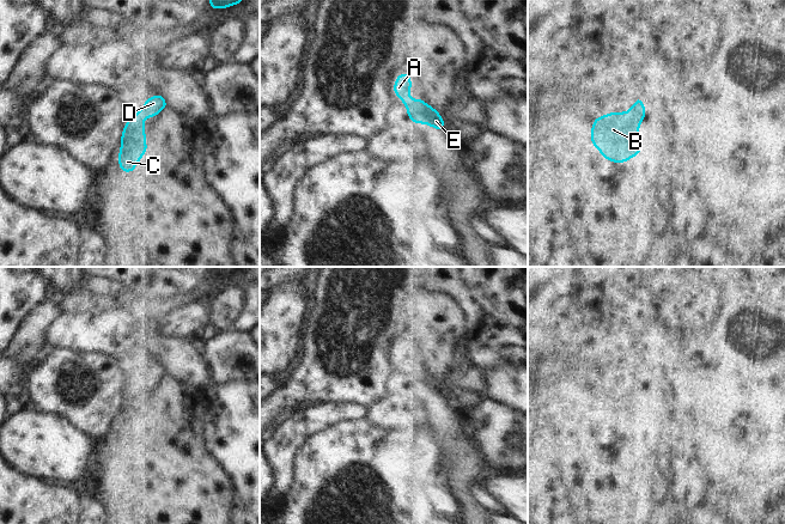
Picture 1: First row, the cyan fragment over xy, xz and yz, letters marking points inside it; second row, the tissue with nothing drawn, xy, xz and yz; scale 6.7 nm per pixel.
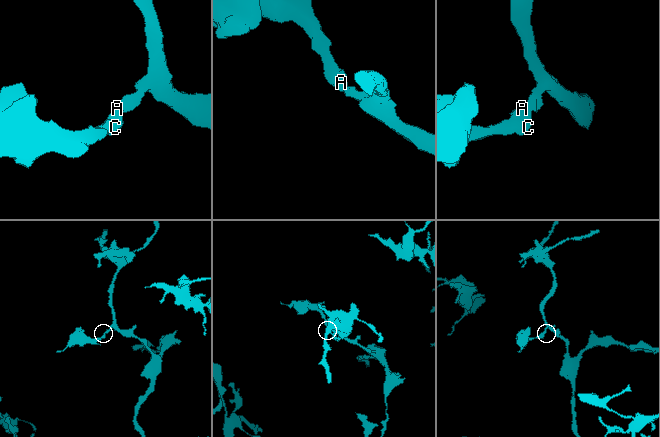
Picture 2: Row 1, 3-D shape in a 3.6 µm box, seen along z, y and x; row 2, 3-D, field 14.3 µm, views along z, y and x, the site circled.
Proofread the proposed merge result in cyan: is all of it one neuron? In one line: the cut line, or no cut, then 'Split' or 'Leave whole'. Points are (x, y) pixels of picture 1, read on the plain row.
No split. Leave whole.

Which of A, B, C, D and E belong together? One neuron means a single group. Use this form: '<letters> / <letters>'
A B C D E

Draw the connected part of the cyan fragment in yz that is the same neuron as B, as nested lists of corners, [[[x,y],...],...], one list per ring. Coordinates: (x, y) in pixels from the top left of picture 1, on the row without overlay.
[[[640,364],[627,380],[610,380],[594,388],[591,410],[602,424],[615,431],[640,421],[639,391],[645,386],[645,374]]]

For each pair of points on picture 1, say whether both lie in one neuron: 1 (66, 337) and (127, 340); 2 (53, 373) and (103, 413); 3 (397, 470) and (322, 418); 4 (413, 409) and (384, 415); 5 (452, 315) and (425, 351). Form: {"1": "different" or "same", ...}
{"1": "same", "2": "same", "3": "different", "4": "same", "5": "same"}

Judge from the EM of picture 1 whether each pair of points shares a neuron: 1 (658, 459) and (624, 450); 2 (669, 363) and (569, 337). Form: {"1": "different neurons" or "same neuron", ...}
{"1": "different neurons", "2": "different neurons"}

